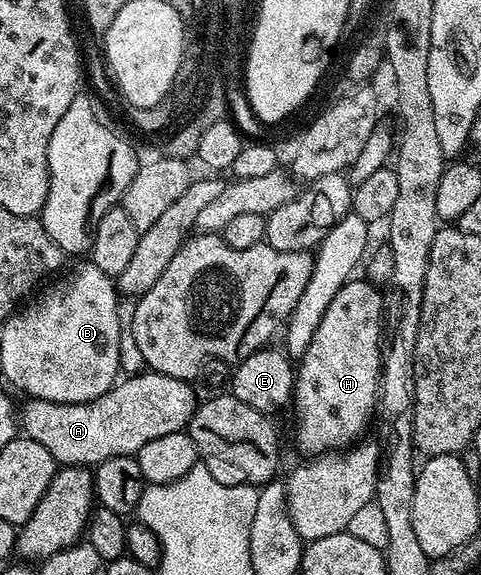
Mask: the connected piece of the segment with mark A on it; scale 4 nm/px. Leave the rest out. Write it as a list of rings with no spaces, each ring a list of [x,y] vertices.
[[[141,372],[117,381],[104,395],[86,403],[52,403],[29,397],[25,406],[19,407],[18,426],[23,437],[42,444],[42,448],[46,448],[61,467],[94,468],[114,456],[135,456],[142,444],[150,444],[150,440],[158,440],[158,436],[170,436],[170,432],[184,430],[198,405],[198,397],[192,388],[192,382],[183,382],[174,376]]]

